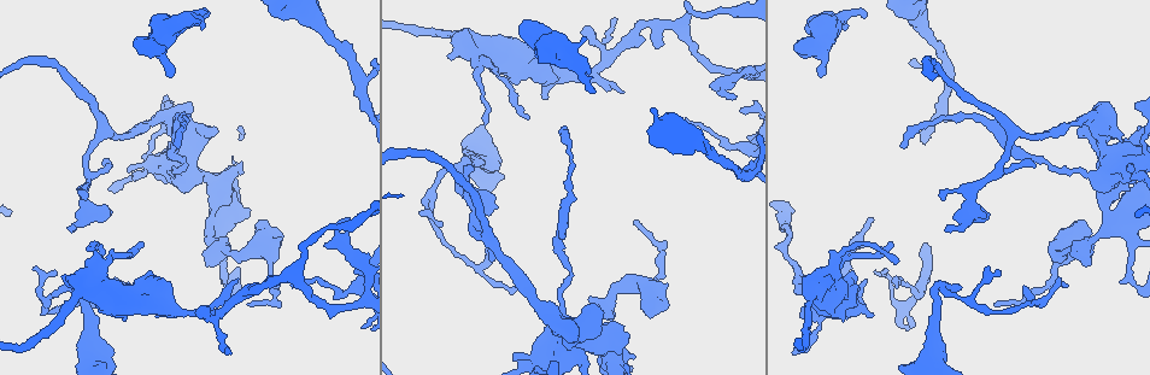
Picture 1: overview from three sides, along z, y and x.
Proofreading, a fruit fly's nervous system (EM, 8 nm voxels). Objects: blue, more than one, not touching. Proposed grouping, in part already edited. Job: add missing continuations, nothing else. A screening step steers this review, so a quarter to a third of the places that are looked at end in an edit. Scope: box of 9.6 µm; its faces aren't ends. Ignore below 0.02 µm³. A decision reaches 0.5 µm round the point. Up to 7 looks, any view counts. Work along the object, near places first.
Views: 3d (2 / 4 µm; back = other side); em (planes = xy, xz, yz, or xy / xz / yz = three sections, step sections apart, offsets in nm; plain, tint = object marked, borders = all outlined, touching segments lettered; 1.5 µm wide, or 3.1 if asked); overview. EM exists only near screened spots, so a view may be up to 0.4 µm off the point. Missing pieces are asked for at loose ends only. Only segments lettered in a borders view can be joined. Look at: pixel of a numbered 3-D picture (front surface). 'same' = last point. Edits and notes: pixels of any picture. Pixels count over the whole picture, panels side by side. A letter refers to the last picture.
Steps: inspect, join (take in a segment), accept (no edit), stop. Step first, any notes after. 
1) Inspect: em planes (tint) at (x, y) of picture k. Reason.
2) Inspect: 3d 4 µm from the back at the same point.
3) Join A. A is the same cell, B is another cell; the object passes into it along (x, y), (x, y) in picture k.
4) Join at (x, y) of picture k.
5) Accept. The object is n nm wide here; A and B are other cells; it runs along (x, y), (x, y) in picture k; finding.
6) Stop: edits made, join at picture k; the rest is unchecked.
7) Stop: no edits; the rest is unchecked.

Inspect: 3d 2 µm at (594, 90) of picture 1. Branch stops here.

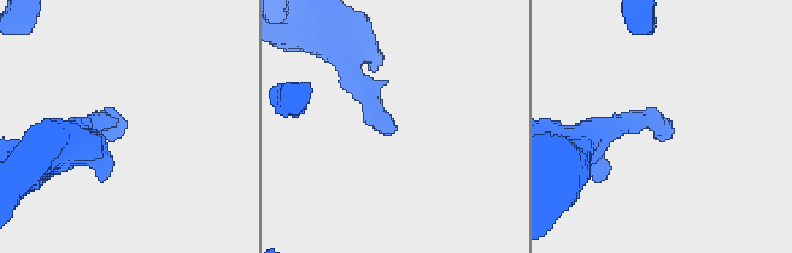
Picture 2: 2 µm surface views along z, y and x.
Inspect: em xz step 4 (borders) at (389, 130) of picture 2.

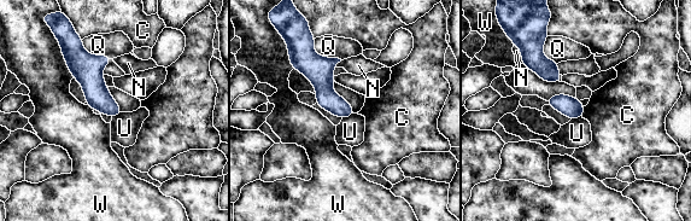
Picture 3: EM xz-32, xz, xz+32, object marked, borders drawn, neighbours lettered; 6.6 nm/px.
Accept. C, N, Q, U and W are other cells; a border runs along (355, 112), (343, 118) in picture 3; no lettered segment goes on from it.

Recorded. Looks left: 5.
Inspect: 3d 4 µm from the back at (171, 75) of picture 1. Branch stops here.

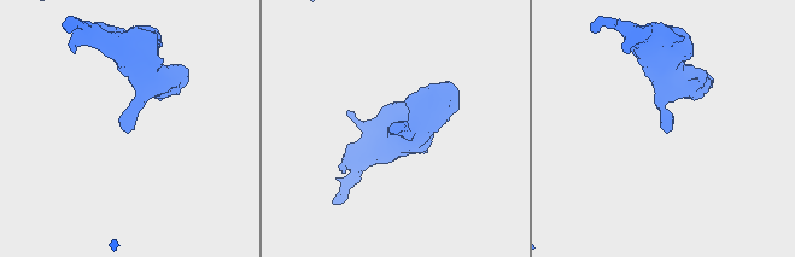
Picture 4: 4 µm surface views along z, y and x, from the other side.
Inspect: em planes (borders) at (398, 133) of picture 4. Shape alone is not enough.

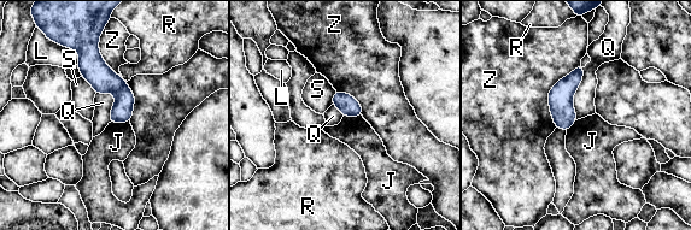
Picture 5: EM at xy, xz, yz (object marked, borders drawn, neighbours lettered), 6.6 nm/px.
Accept. The longest contact is with Z, 460 nm; J, L, Q, R, S and Z are other cells; no lettered segment goes on from it.

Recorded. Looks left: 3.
Inspect: 3d 4 µm from the back at (251, 306) of picture 1. Branch stops here.

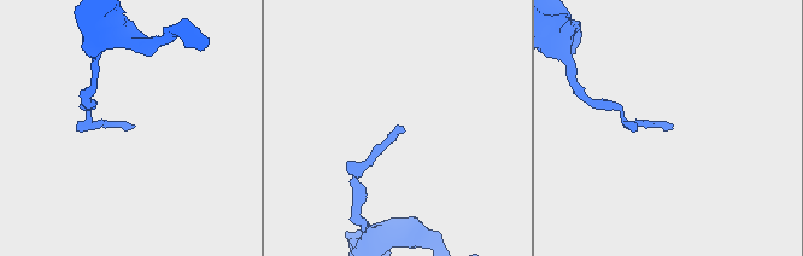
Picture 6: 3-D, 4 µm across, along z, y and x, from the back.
Inspect: em planes (borders) at (400, 129) of picture 6. Now the EM.

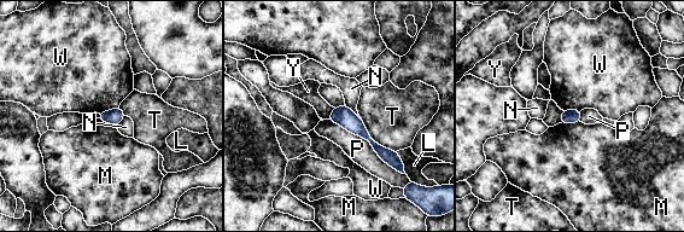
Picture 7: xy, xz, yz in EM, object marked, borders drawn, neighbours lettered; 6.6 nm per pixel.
Accept. The longest contact is with P, 600 nm; L, M, N, P, T, W and Y are other cells; none of them fits.

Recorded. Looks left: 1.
Stop: no edits; the rest is unchecked.

